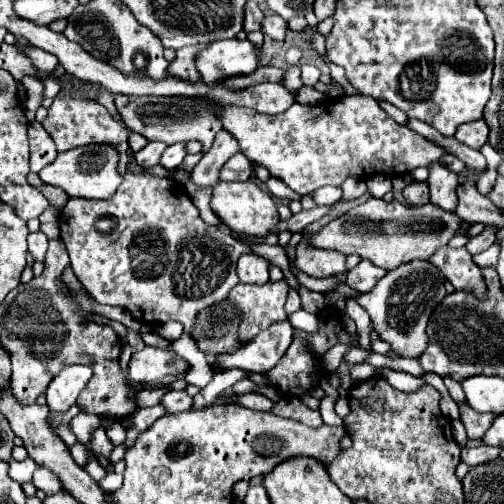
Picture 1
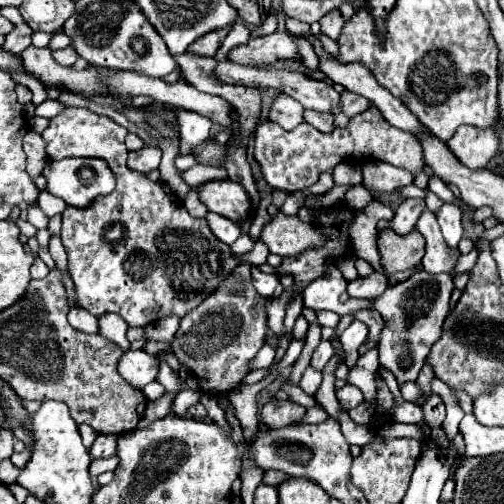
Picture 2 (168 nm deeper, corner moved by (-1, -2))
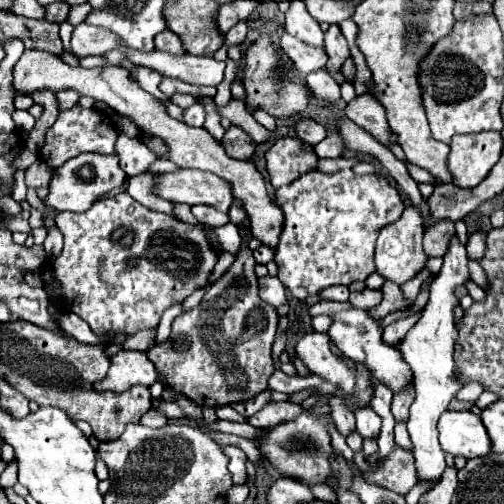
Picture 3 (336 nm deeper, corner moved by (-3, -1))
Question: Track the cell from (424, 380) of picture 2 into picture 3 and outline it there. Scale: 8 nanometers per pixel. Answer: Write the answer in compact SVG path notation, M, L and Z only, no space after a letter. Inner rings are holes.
M453 234L447 244L447 252L443 256L441 272L435 276L431 284L431 296L427 306L423 308L423 316L419 322L405 334L401 340L401 354L405 362L413 370L413 382L415 382L415 400L409 408L409 420L407 430L413 444L413 458L417 466L417 478L419 482L431 482L433 486L441 480L441 474L445 472L445 452L439 446L437 440L437 420L439 414L445 412L447 404L453 400L455 392L461 388L461 382L453 378L453 346L455 346L455 320L453 320L453 308L459 304L459 300L453 296L455 286L463 284L469 278L467 270L467 250L461 244L459 236Z

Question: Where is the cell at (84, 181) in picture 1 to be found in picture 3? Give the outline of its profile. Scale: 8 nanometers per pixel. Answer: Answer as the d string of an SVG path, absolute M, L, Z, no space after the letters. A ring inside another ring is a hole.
M93 152L79 154L75 158L69 158L61 168L53 170L53 180L51 180L49 196L45 198L45 204L55 208L57 212L63 212L63 210L85 212L103 194L107 194L113 188L119 188L123 180L125 180L125 174L119 168L117 156L103 156L103 154L93 154Z

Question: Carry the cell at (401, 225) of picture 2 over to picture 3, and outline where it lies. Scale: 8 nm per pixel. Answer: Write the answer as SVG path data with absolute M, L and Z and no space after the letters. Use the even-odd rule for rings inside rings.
M407 206L405 212L401 214L401 218L389 226L383 226L377 238L377 246L375 246L375 266L377 272L383 278L389 278L397 284L403 284L407 280L411 280L417 272L423 270L427 256L423 254L421 248L421 238L423 238L425 226L423 226L423 218L419 214L419 210L415 210L415 206Z

